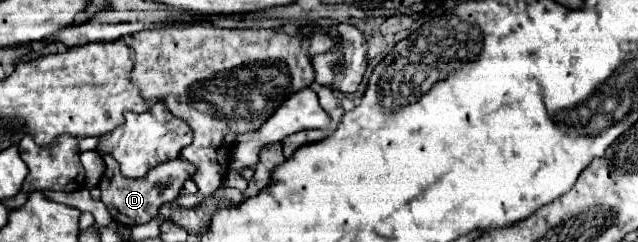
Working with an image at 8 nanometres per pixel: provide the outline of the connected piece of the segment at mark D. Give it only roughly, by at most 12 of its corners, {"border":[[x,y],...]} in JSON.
{"border":[[104,156],[102,202],[124,226],[144,224],[182,192],[196,166],[184,158],[140,180]]}

